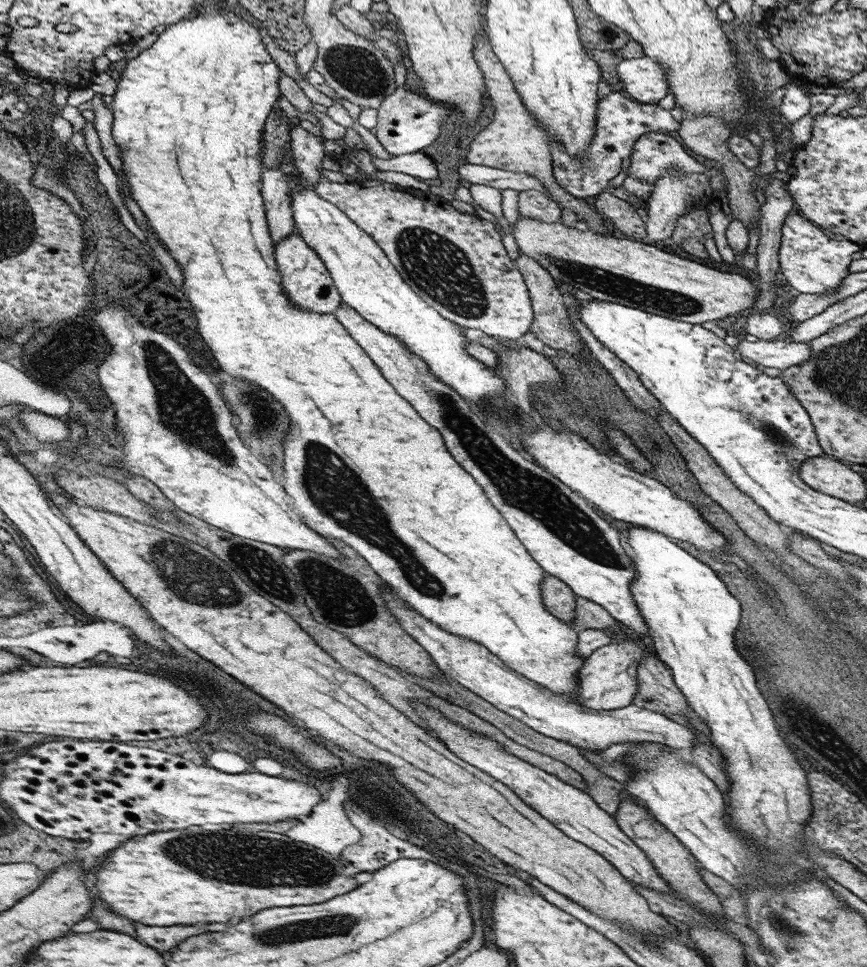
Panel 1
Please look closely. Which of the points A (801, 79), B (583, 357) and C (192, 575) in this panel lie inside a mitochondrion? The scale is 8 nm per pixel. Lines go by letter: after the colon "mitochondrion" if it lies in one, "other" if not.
A: other
B: other
C: mitochondrion

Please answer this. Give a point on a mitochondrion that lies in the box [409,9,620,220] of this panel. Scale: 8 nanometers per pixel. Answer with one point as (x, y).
(603, 34)

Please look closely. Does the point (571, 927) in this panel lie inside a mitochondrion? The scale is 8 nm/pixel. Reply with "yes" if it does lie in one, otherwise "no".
no

